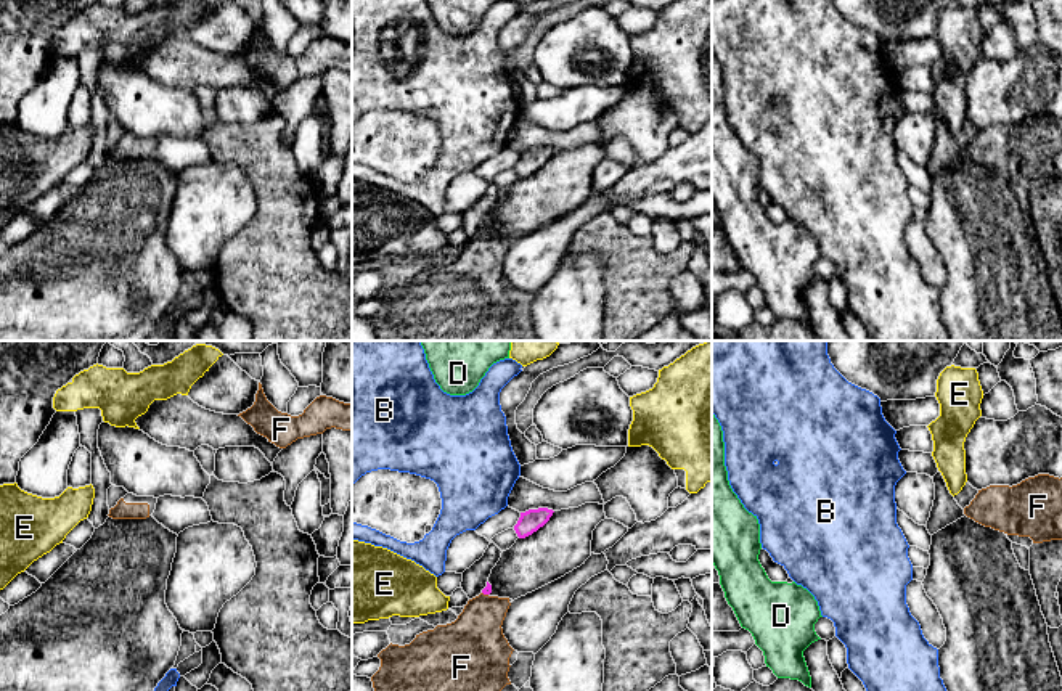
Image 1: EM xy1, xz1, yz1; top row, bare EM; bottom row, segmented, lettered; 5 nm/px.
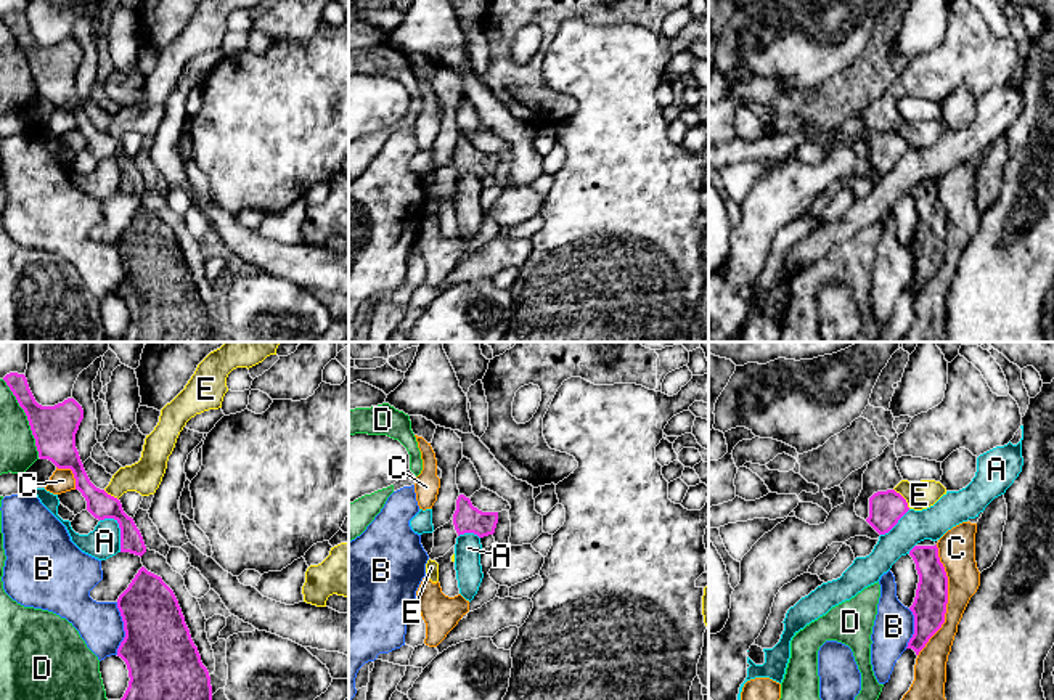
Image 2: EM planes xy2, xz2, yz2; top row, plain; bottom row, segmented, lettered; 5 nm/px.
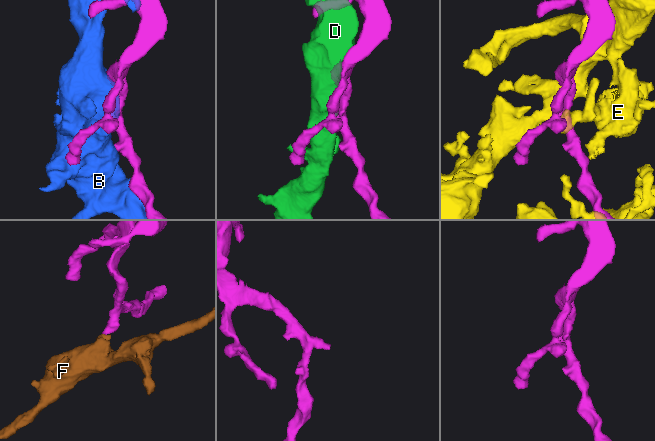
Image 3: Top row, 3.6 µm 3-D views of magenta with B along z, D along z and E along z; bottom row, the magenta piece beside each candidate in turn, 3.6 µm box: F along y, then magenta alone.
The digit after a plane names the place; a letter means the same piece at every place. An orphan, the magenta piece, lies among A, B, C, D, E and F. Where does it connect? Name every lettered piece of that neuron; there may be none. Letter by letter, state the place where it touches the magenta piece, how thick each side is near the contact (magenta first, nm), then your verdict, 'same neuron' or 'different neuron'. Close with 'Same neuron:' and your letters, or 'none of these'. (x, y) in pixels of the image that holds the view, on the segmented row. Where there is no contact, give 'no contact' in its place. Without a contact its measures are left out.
A: xy2 (119, 527) | 140/160 nm | different neuron
B: xy2 (124, 628) | 360/220 nm | different neuron
C: yz2 (947, 601) | 170/180 nm | different neuron
D: xy2 (28, 418) | 220/190 nm | different neuron
E: yz2 (903, 498) | 180/140 nm | different neuron
F: xz1 (486, 593) | 50/300 nm | same neuron
Same neuron: F

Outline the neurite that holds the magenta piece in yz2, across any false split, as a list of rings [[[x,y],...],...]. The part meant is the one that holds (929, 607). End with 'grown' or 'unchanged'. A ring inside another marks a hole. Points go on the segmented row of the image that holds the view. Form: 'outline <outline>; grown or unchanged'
outline [[[914,546],[909,551],[916,564],[919,583],[916,597],[909,610],[914,615],[914,634],[906,649],[913,649],[916,655],[925,647],[929,639],[945,623],[948,604],[948,576],[938,557],[935,546]]]; unchanged

